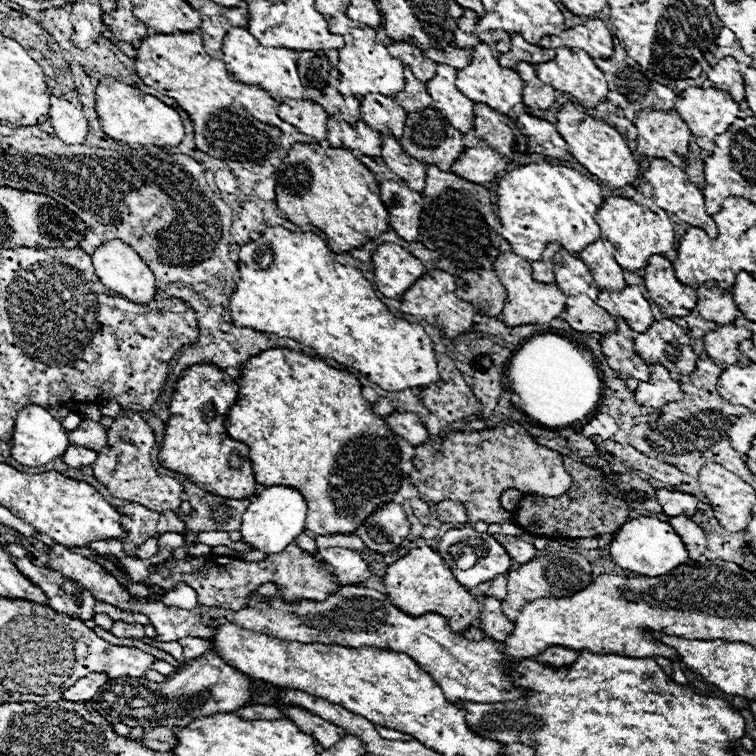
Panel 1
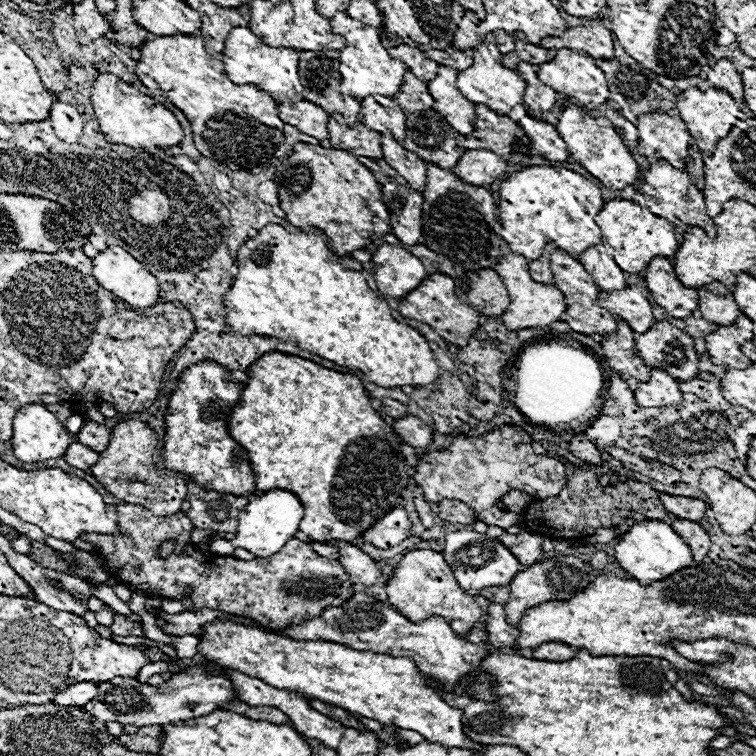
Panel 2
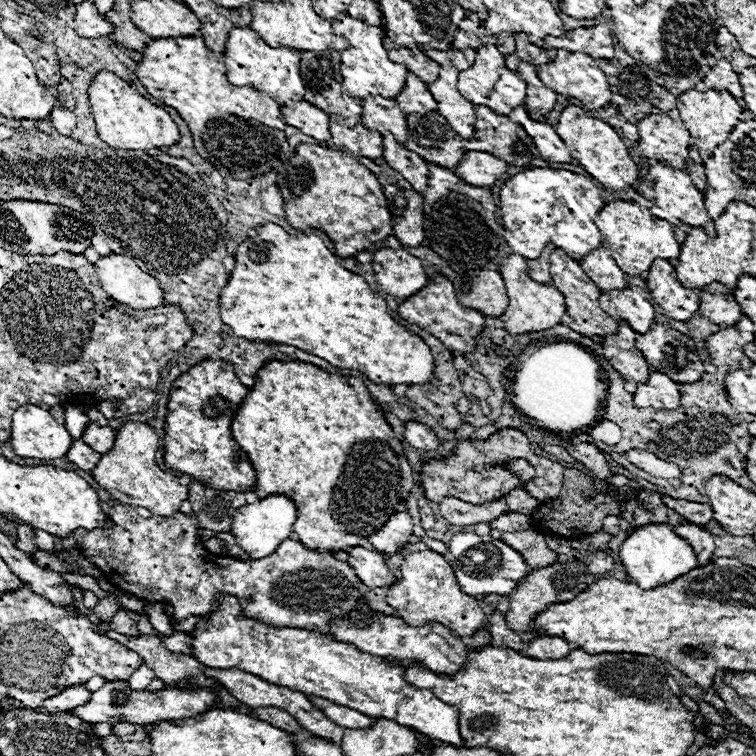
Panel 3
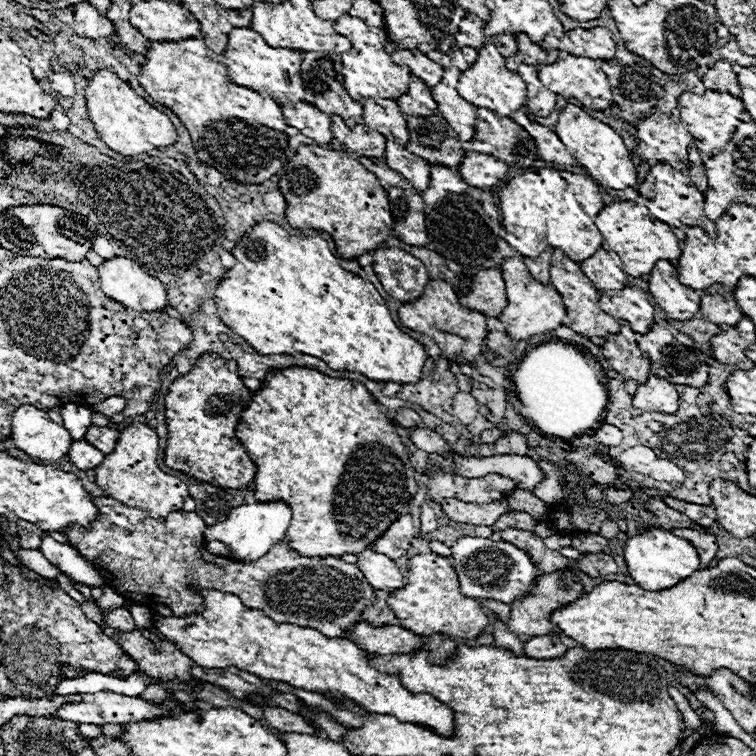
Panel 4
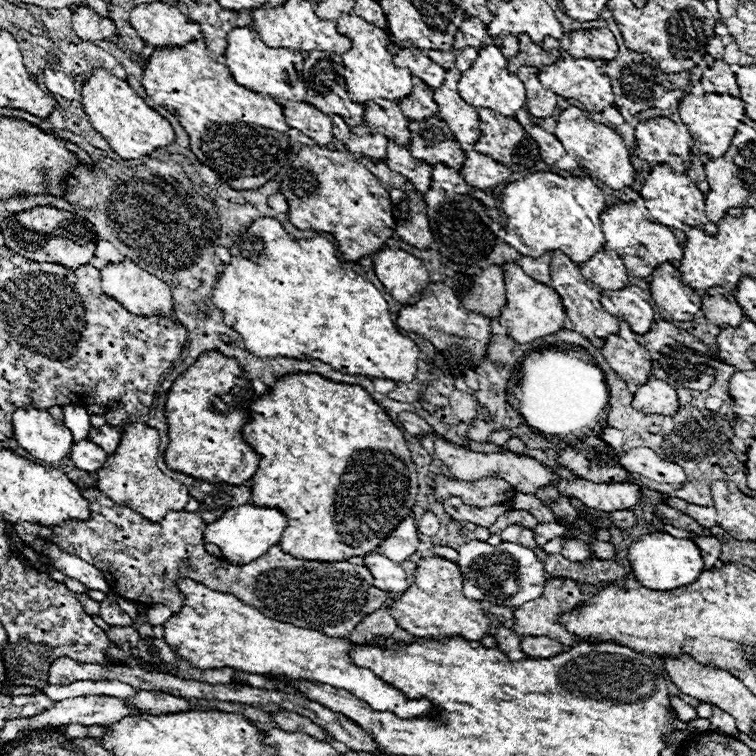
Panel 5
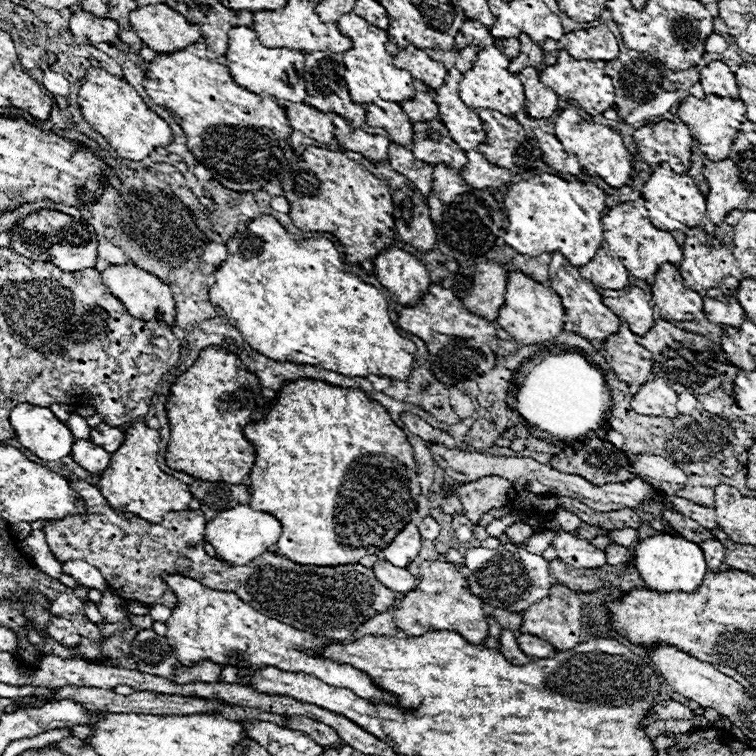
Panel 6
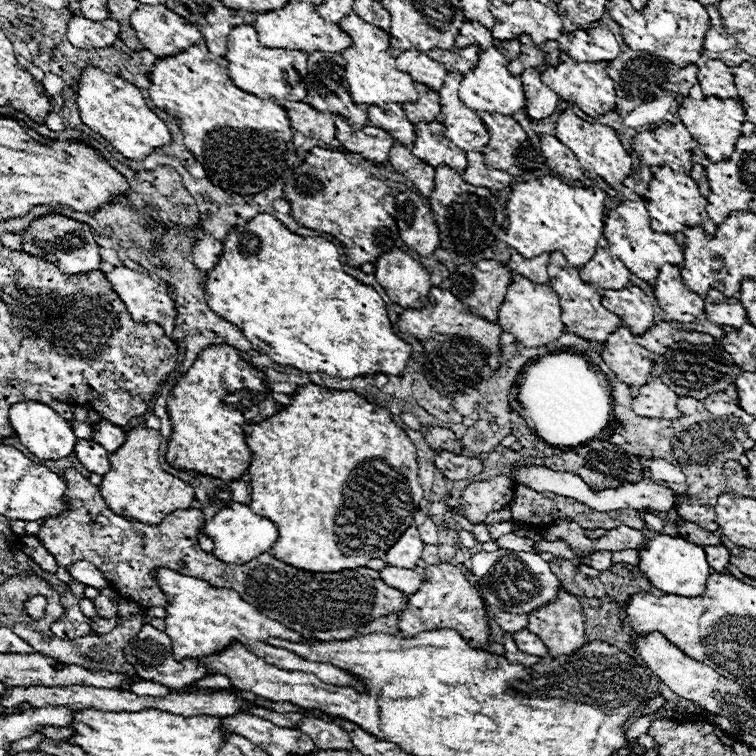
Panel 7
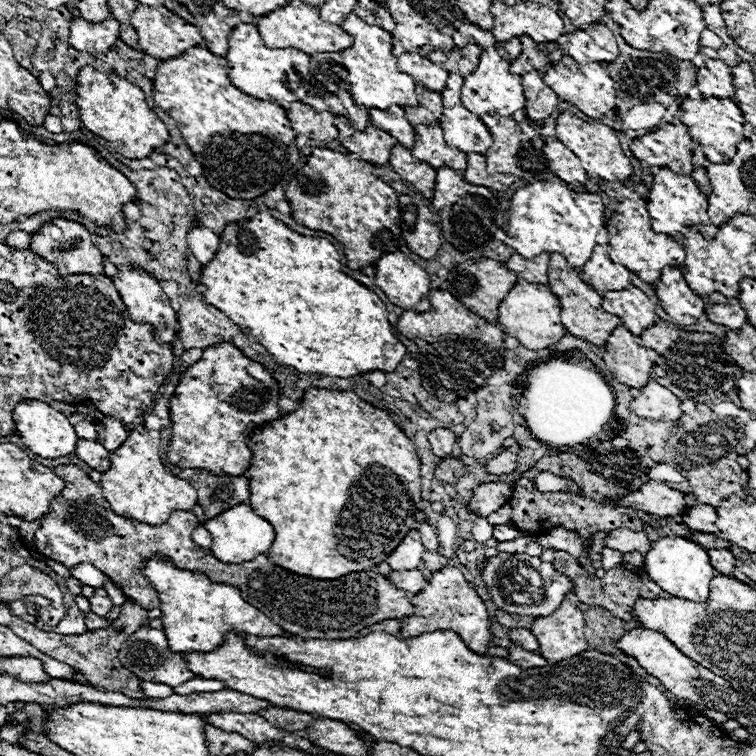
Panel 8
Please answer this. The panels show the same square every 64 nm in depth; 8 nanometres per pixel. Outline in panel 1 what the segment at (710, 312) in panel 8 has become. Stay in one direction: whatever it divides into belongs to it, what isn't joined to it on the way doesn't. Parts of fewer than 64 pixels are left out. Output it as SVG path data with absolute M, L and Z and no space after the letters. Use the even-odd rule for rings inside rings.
M698 286L696 294L698 294L696 312L704 320L710 320L716 324L732 324L738 316L742 316L738 306L732 300L732 294L728 292L720 292L720 290L712 292L706 286Z

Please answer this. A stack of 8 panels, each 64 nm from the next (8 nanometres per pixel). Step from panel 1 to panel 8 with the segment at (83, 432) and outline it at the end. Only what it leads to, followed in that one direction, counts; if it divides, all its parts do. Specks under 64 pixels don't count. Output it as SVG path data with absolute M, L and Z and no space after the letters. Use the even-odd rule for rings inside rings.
M104 418L100 422L100 432L98 432L98 442L108 448L110 452L114 452L116 448L120 448L124 444L124 440L128 438L128 432L124 428L124 424L116 418Z

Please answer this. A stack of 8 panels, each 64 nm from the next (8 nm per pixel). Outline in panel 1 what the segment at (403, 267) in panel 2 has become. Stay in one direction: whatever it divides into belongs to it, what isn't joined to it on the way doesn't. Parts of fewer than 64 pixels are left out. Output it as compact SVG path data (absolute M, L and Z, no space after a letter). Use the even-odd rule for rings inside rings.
M382 244L372 254L374 284L388 298L400 298L426 274L422 262L398 244Z

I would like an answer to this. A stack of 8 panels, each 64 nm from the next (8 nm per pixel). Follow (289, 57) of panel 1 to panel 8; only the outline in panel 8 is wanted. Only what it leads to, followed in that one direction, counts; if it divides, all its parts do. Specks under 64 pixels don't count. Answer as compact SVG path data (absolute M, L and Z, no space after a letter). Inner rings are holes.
M238 24L228 36L228 54L226 70L232 84L258 100L276 100L276 102L294 102L306 96L304 80L308 78L310 56L296 48L266 48L260 40L258 28L254 24Z

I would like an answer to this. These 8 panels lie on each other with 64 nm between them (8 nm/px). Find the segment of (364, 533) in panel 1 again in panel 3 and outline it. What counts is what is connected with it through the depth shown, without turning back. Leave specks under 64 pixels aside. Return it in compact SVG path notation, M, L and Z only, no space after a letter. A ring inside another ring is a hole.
M398 512L386 522L386 528L374 532L374 536L370 536L368 542L378 552L396 554L398 550L404 548L404 544L410 538L412 538L412 518L408 516L408 512Z

